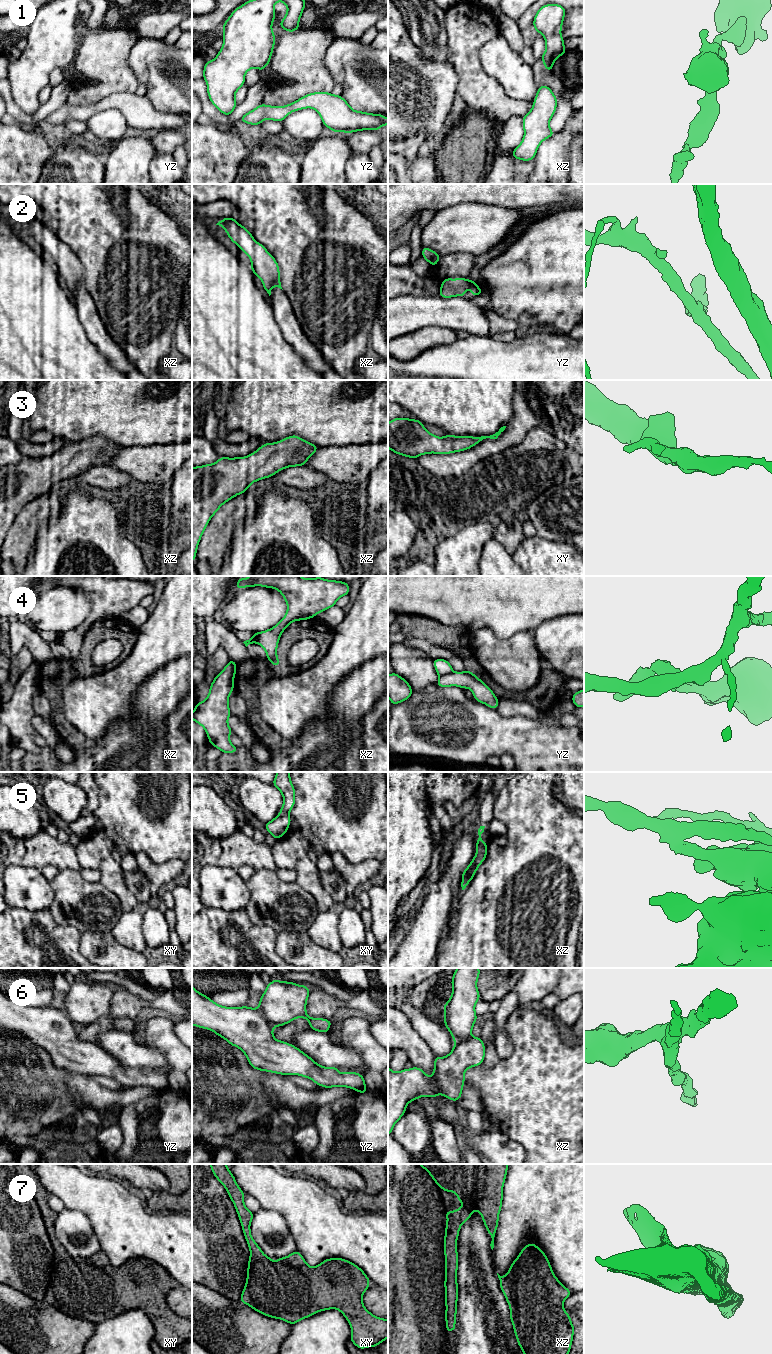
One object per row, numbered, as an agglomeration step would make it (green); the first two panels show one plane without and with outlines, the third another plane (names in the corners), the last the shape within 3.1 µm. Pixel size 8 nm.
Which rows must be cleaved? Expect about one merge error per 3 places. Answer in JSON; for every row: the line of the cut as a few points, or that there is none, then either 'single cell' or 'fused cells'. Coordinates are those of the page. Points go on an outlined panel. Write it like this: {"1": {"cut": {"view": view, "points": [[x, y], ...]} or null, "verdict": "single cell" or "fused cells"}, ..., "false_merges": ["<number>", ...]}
{"1": {"cut": null, "verdict": "single cell"}, "2": {"cut": null, "verdict": "single cell"}, "3": {"cut": null, "verdict": "single cell"}, "4": {"cut": {"view": "yz", "points": [[452, 670], [439, 676]]}, "verdict": "fused cells"}, "5": {"cut": {"view": "xz", "points": [[486, 847], [477, 850]]}, "verdict": "fused cells"}, "6": {"cut": {"view": "yz", "points": [[257, 1008], [274, 1026]]}, "verdict": "fused cells"}, "7": {"cut": null, "verdict": "single cell"}, "false_merges": ["4", "5", "6"]}

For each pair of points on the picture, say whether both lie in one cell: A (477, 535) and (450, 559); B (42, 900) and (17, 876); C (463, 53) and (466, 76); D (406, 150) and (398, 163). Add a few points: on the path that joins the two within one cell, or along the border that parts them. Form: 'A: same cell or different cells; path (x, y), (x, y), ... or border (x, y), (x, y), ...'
A: same cell; path (470, 541), (457, 554)
B: same cell; path (36, 894), (23, 882)
C: same cell; path (465, 59), (466, 70)
D: different cells; border (398, 152), (404, 156), (410, 167)

